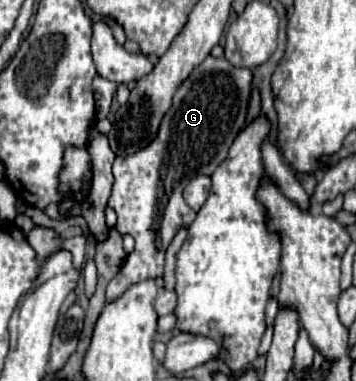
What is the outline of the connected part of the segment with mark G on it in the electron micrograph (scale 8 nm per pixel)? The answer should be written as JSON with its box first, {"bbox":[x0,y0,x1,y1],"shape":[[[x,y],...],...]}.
{"bbox":[106,57,250,303],"shape":[[[208,57],[176,91],[172,109],[162,119],[156,139],[144,151],[136,151],[136,155],[128,159],[116,157],[112,167],[114,189],[110,207],[118,215],[116,229],[122,235],[132,235],[136,247],[126,257],[120,273],[110,281],[106,303],[122,297],[132,285],[162,275],[164,251],[172,243],[176,231],[187,228],[196,217],[182,199],[184,185],[198,175],[212,175],[226,159],[230,145],[244,127],[250,89],[250,69],[238,69],[224,57]]]}

